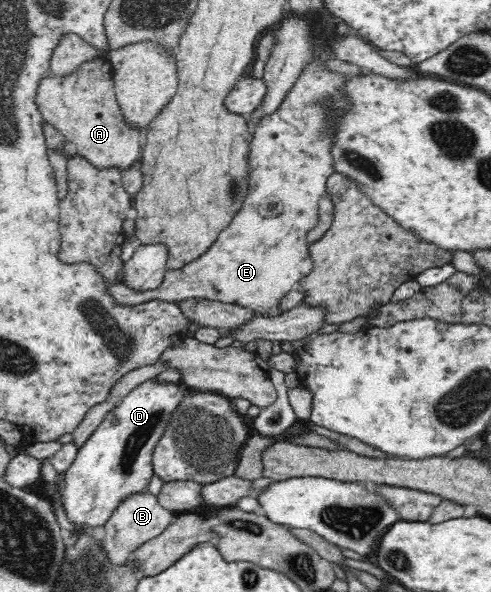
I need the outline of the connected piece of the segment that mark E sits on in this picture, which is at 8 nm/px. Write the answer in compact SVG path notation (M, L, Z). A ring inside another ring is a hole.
M318 45L318 59L310 64L305 70L304 73L295 81L295 85L292 85L292 89L287 93L285 100L281 103L277 112L273 113L269 117L265 117L259 125L255 126L252 133L252 139L249 144L249 177L248 180L248 190L247 195L245 196L244 202L242 203L241 209L234 215L234 218L231 220L231 223L219 234L219 237L214 241L214 244L201 256L196 257L193 261L190 261L188 264L185 264L181 269L175 269L173 271L166 271L165 279L163 283L159 285L157 289L151 289L151 291L135 291L134 289L129 289L123 283L109 284L106 287L106 292L109 294L109 297L115 301L117 306L133 306L145 303L153 298L159 298L159 300L170 301L170 303L177 303L179 300L186 300L187 298L205 298L213 301L220 301L227 304L236 304L243 308L248 308L251 311L258 311L257 315L265 316L276 316L277 314L283 313L279 310L279 300L283 295L288 291L295 288L298 281L302 280L308 273L311 273L313 262L308 250L308 245L310 242L307 241L306 235L307 232L317 223L318 220L318 203L322 199L323 195L326 194L326 183L330 176L335 173L333 168L333 158L330 154L330 149L332 145L332 139L335 135L336 129L332 126L332 121L328 117L329 107L334 107L332 111L343 111L347 109L347 98L341 96L342 83L347 79L345 75L339 73L329 73L324 70L321 66L321 62L324 62L328 59L335 58L335 55L330 51L327 46ZM332 97L328 103L332 103L331 106L323 108L323 103Z

